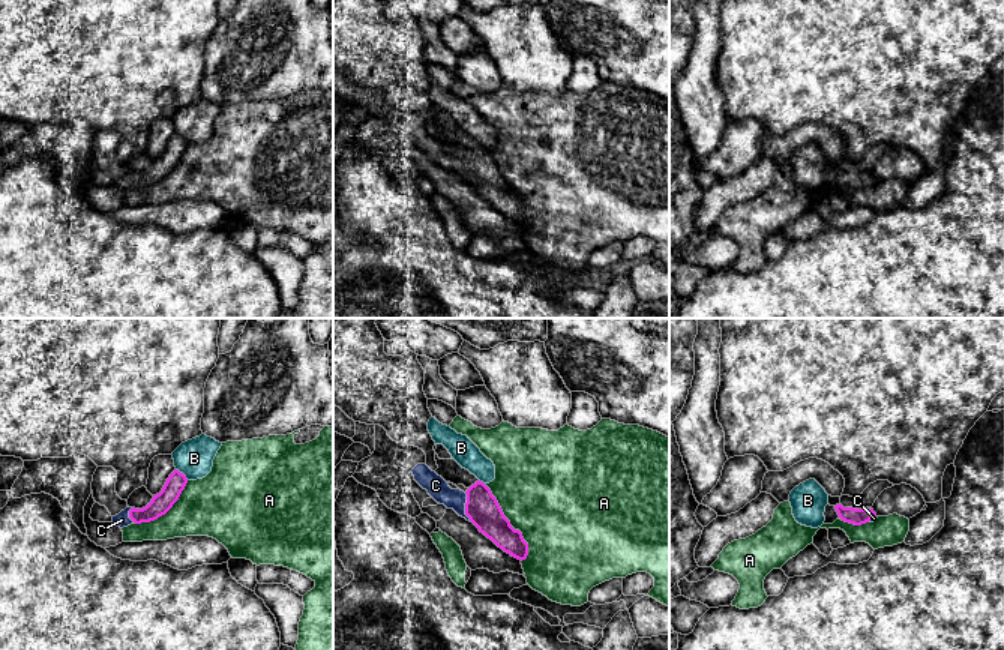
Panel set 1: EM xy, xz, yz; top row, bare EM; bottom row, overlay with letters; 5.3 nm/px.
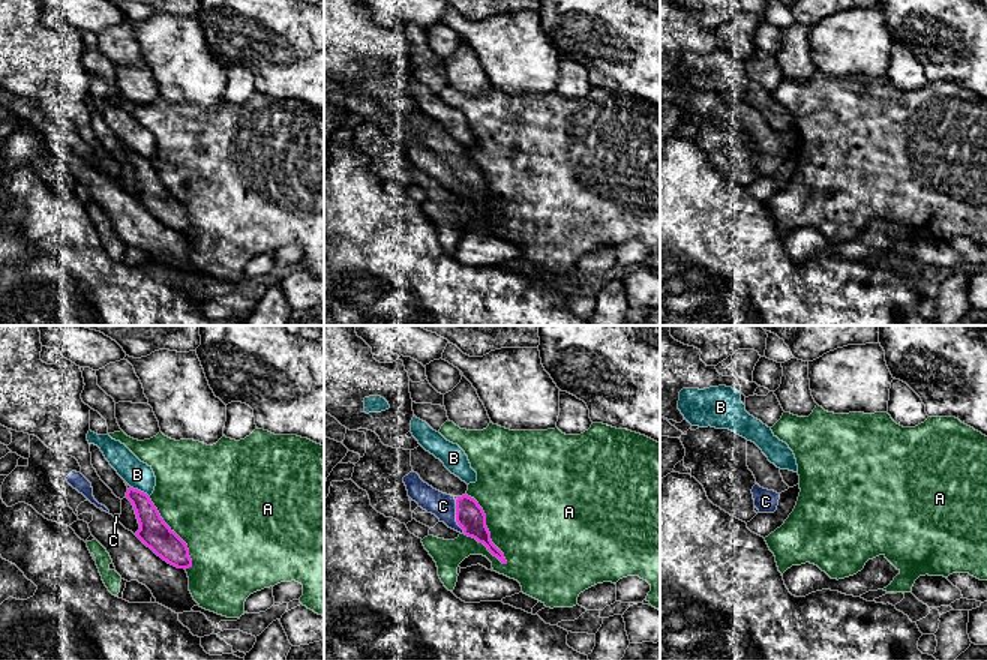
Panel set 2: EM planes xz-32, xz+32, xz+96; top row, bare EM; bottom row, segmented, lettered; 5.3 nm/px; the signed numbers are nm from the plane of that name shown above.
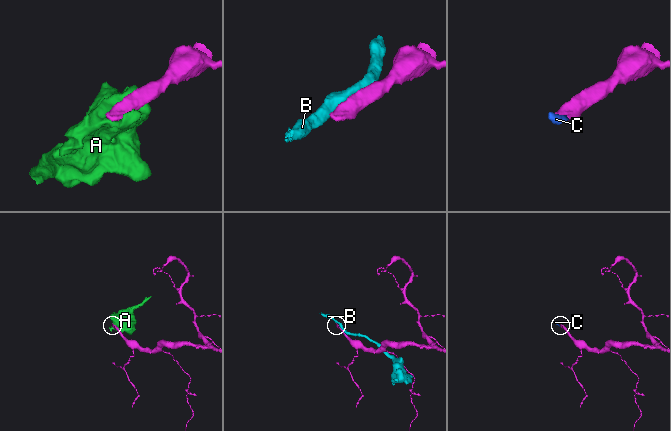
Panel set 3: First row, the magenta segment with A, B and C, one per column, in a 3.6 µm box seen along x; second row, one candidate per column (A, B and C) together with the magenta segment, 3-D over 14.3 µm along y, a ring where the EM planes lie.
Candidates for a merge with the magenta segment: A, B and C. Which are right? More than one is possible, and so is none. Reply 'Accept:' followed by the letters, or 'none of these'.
Accept: C

